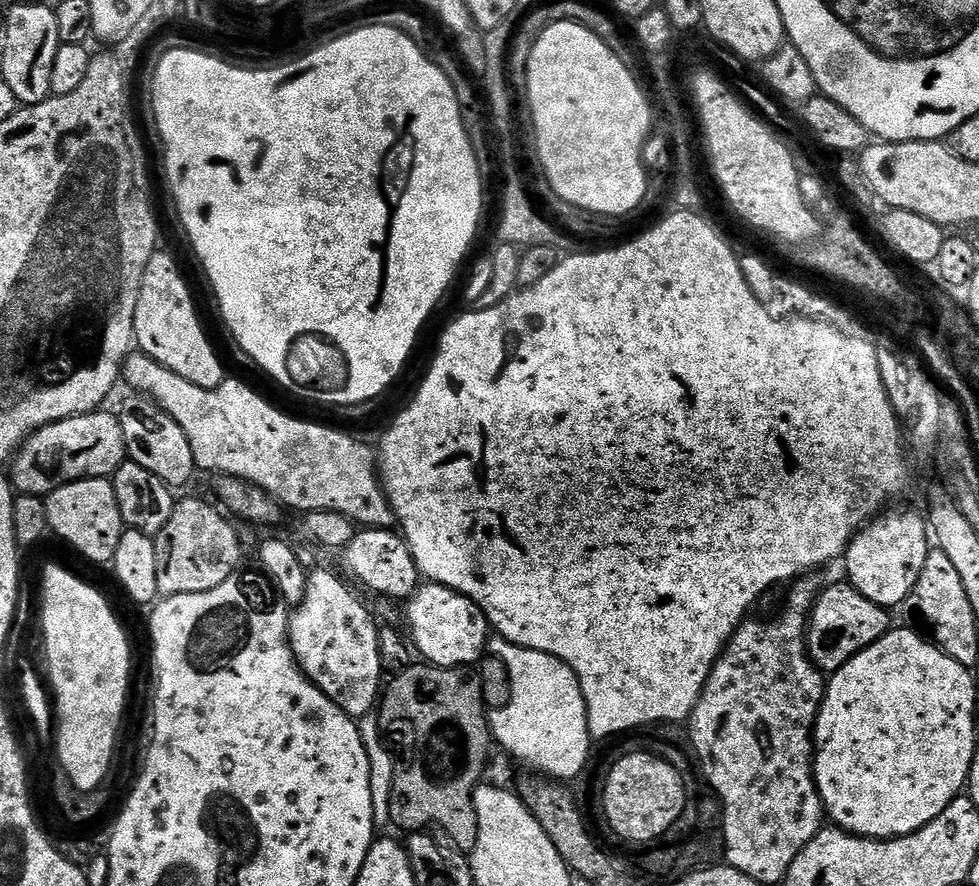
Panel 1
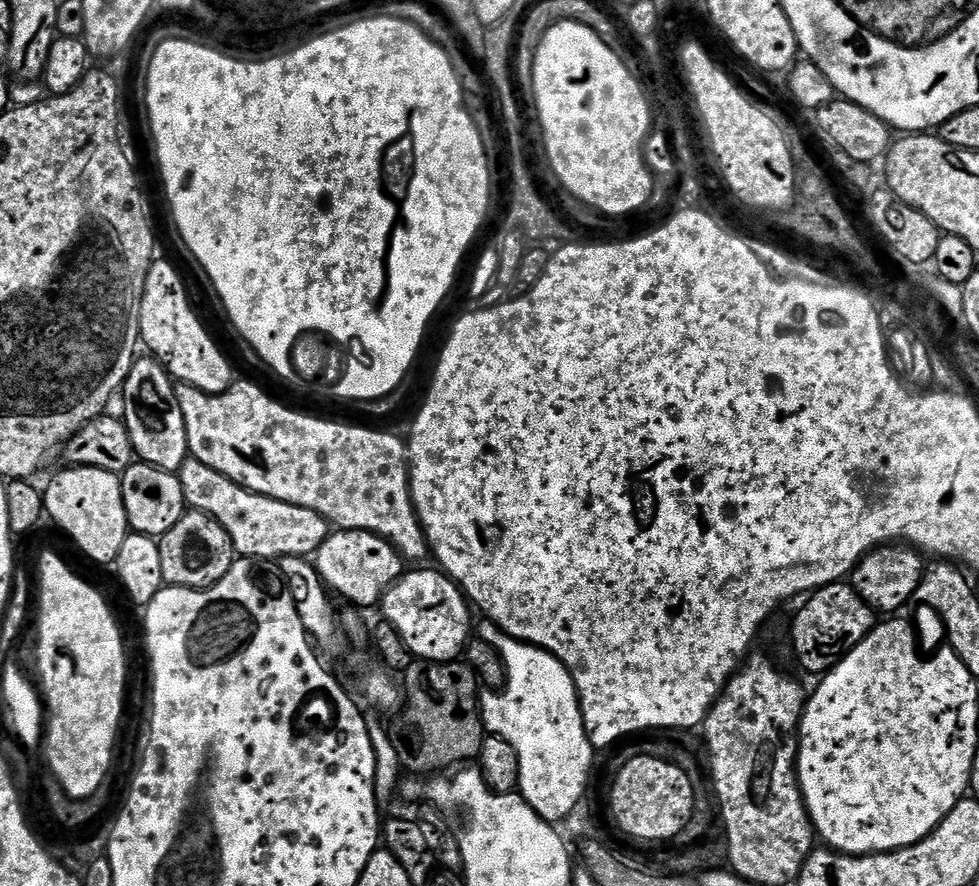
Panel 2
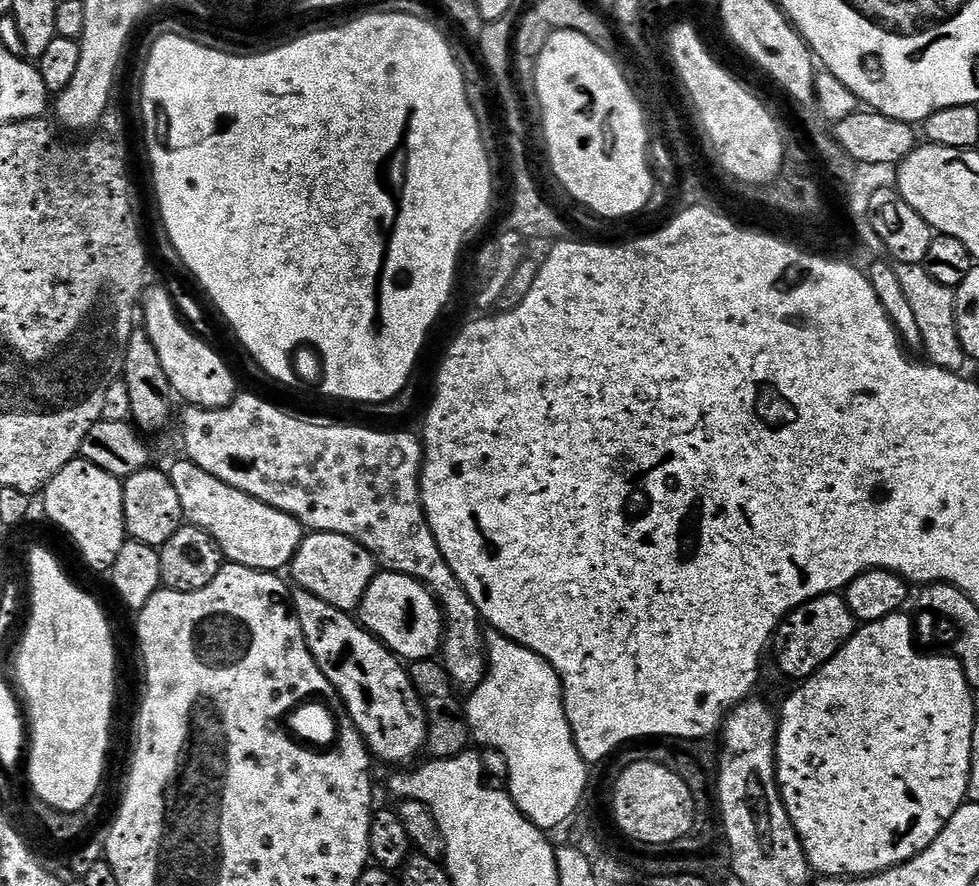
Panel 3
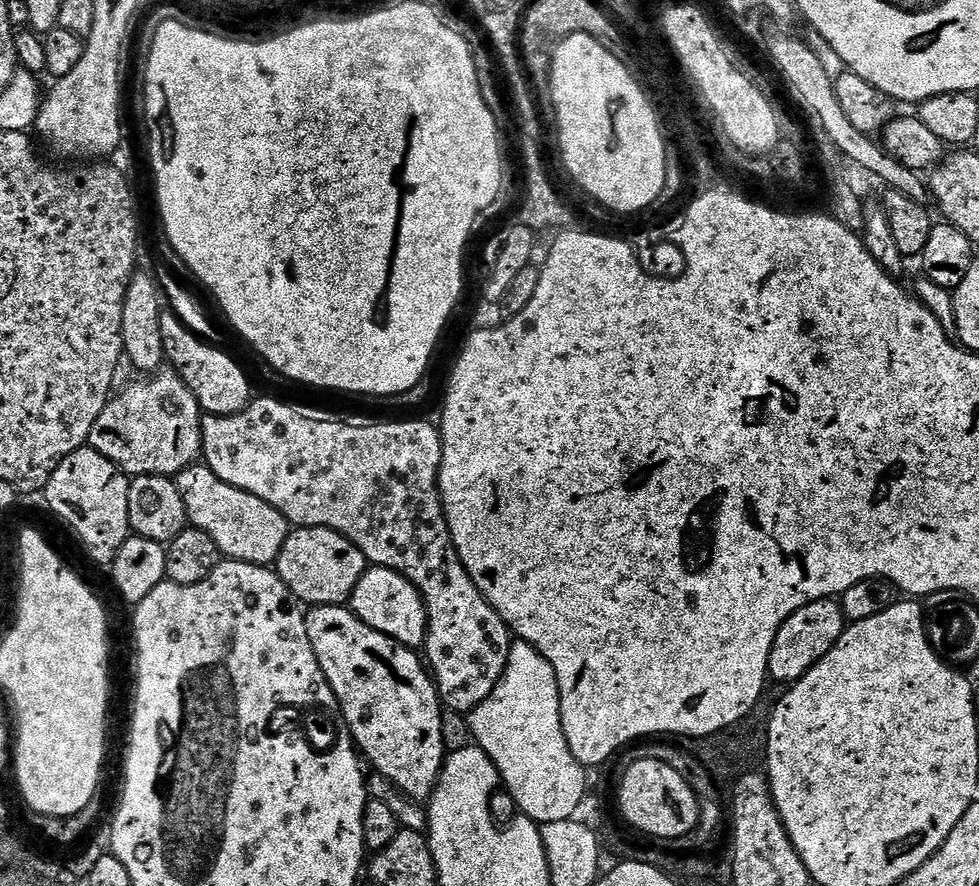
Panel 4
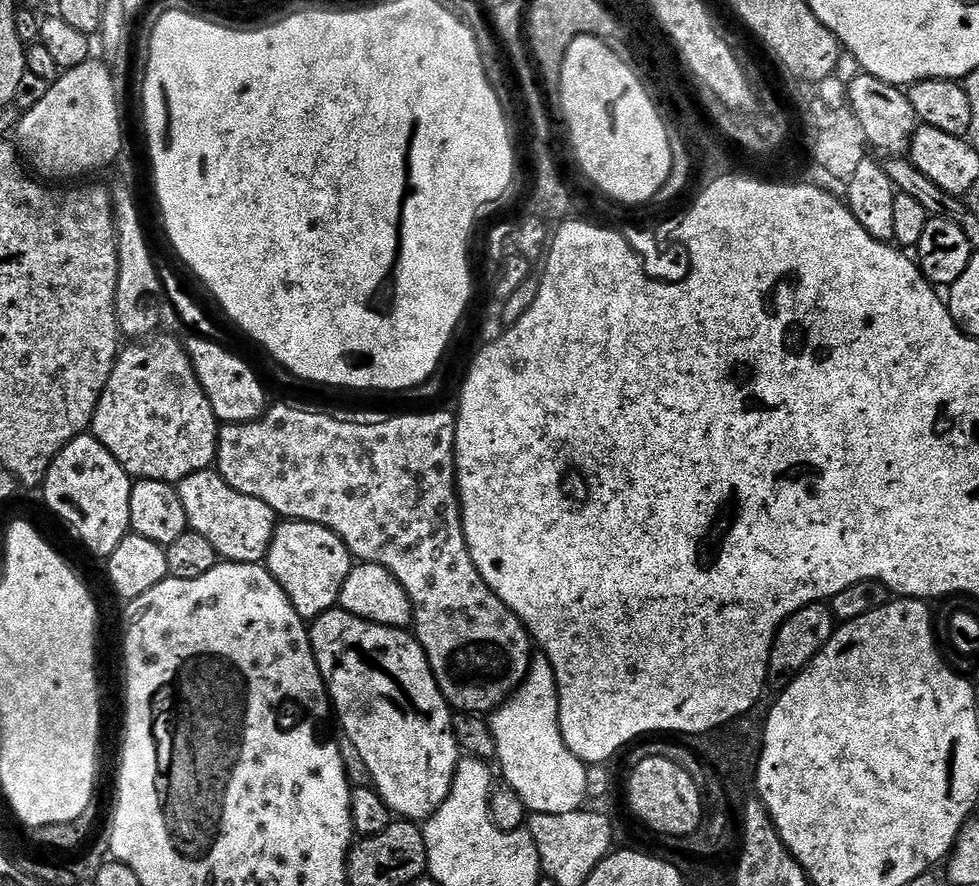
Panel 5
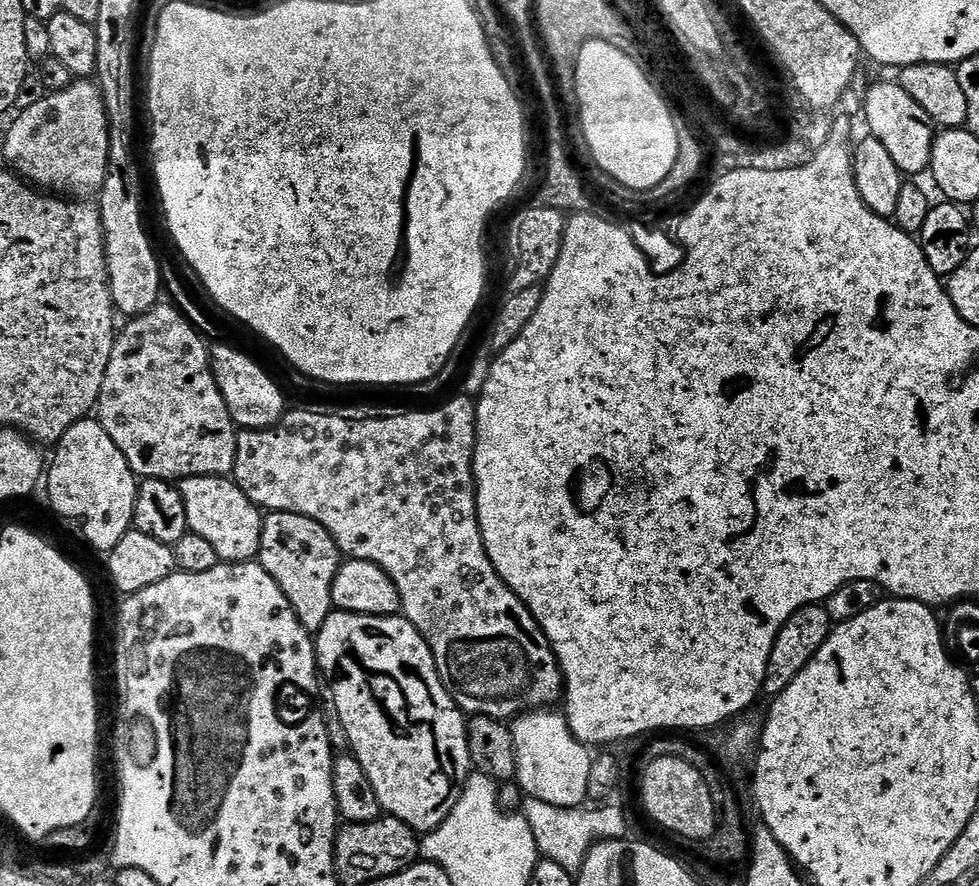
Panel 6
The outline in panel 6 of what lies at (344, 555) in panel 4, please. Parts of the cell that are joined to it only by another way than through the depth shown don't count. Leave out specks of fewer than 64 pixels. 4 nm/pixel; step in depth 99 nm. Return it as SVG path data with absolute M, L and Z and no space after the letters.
M268 512L262 522L262 542L258 562L278 582L290 602L298 622L313 634L322 630L322 622L333 612L334 578L342 563L342 553L334 538L318 522L293 512Z

